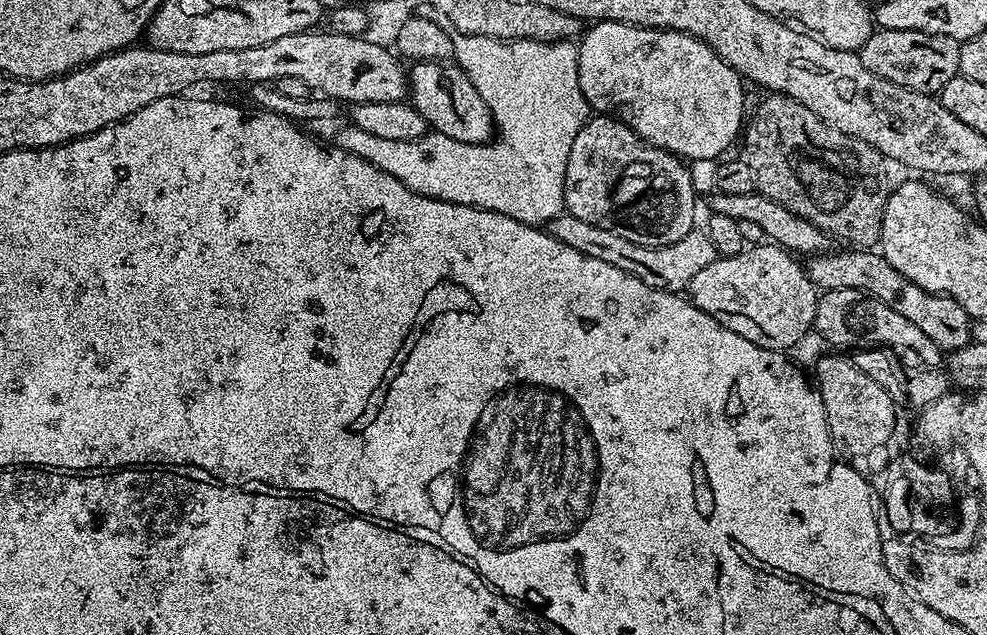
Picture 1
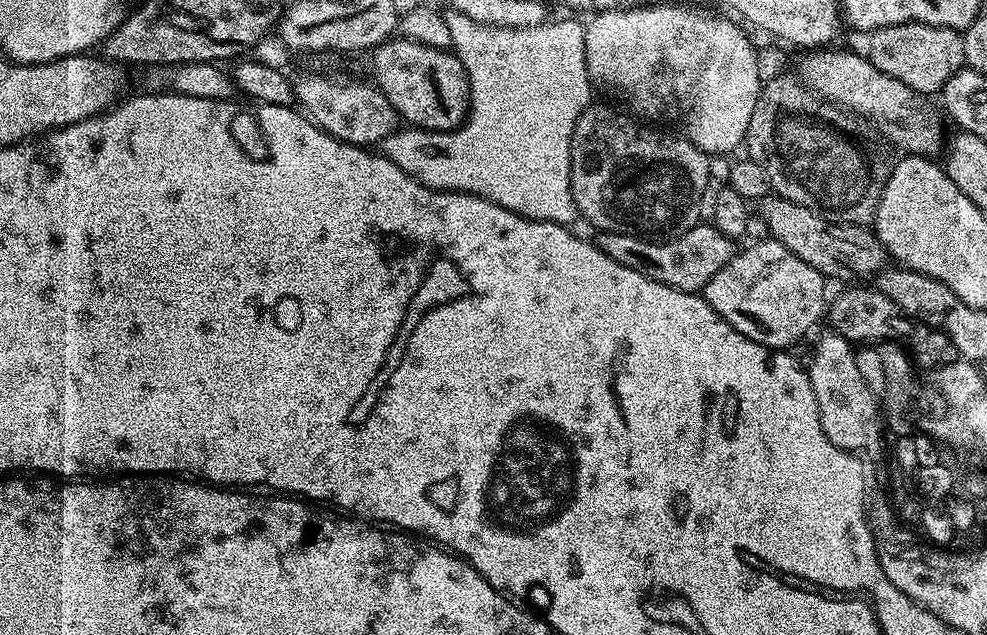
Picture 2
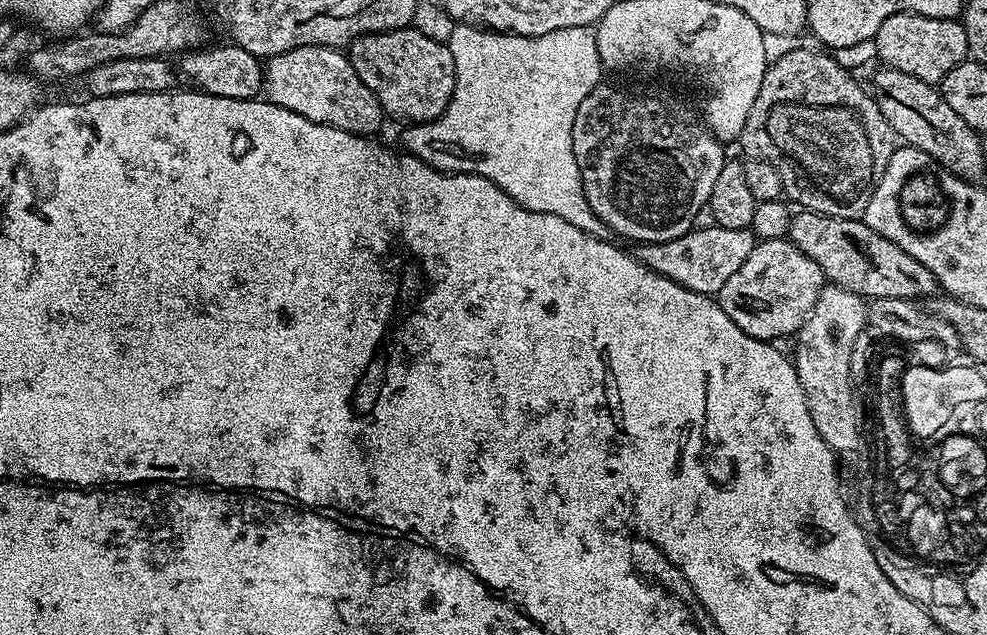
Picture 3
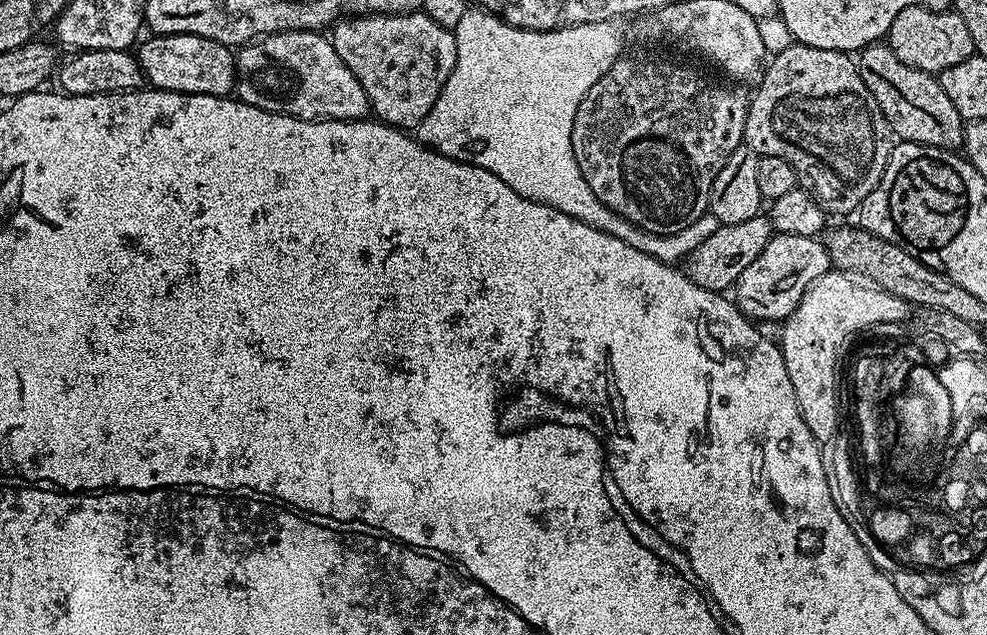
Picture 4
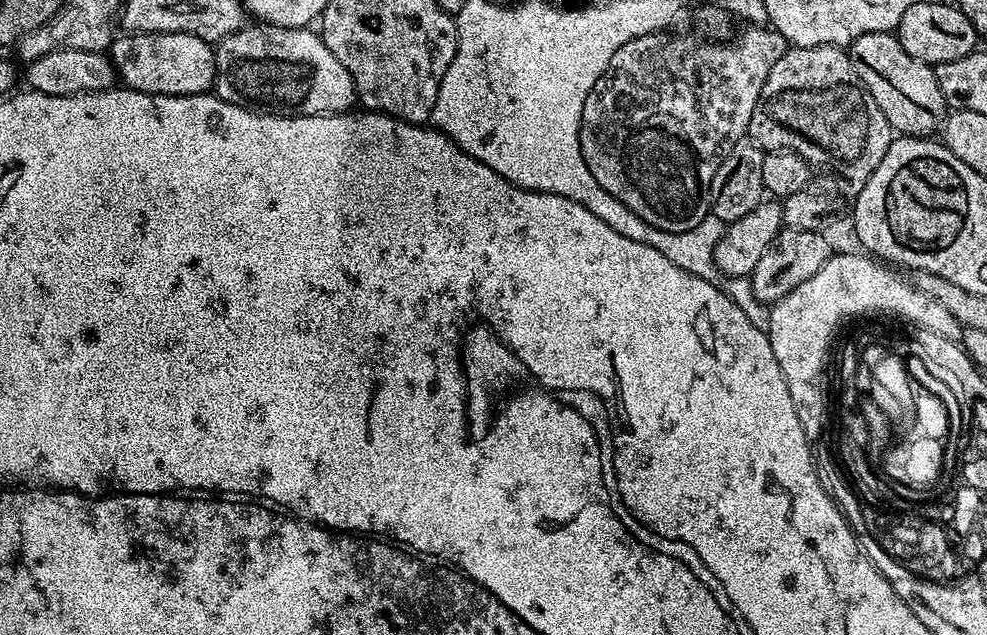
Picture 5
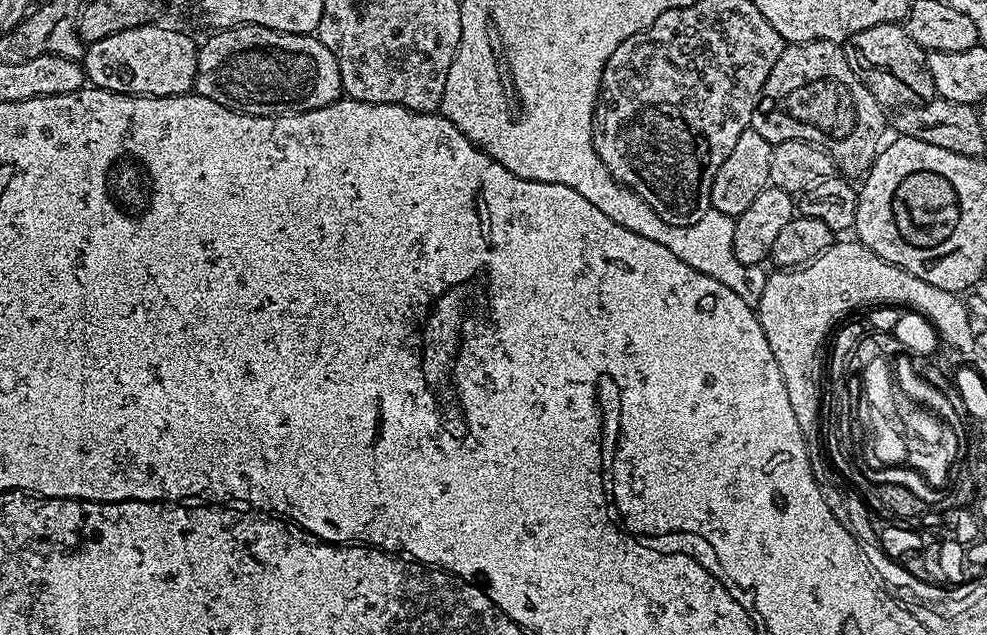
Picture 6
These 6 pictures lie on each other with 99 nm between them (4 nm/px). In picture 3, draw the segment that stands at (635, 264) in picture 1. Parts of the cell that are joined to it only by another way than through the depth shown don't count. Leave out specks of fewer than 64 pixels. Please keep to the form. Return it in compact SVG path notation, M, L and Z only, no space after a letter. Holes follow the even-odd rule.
M715 226L693 227L692 231L682 234L682 238L674 238L670 242L637 243L634 255L638 262L642 262L642 266L654 270L654 274L662 274L662 278L670 278L670 282L678 282L678 286L686 290L715 297L722 286L726 286L729 278L742 267L742 262L750 258L757 243L751 228L726 230Z

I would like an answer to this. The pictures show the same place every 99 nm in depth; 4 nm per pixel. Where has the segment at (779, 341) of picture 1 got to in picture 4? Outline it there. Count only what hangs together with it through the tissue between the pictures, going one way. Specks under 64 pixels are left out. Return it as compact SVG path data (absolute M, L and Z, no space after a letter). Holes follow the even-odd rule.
M776 234L773 235L770 242L766 242L766 250L762 250L762 254L758 254L758 258L754 258L754 262L750 262L750 266L746 266L746 270L742 270L742 274L736 279L734 300L740 311L753 321L777 320L777 322L783 322L796 309L798 302L802 302L802 298L811 284L828 271L830 271L828 250L817 237L802 234Z

